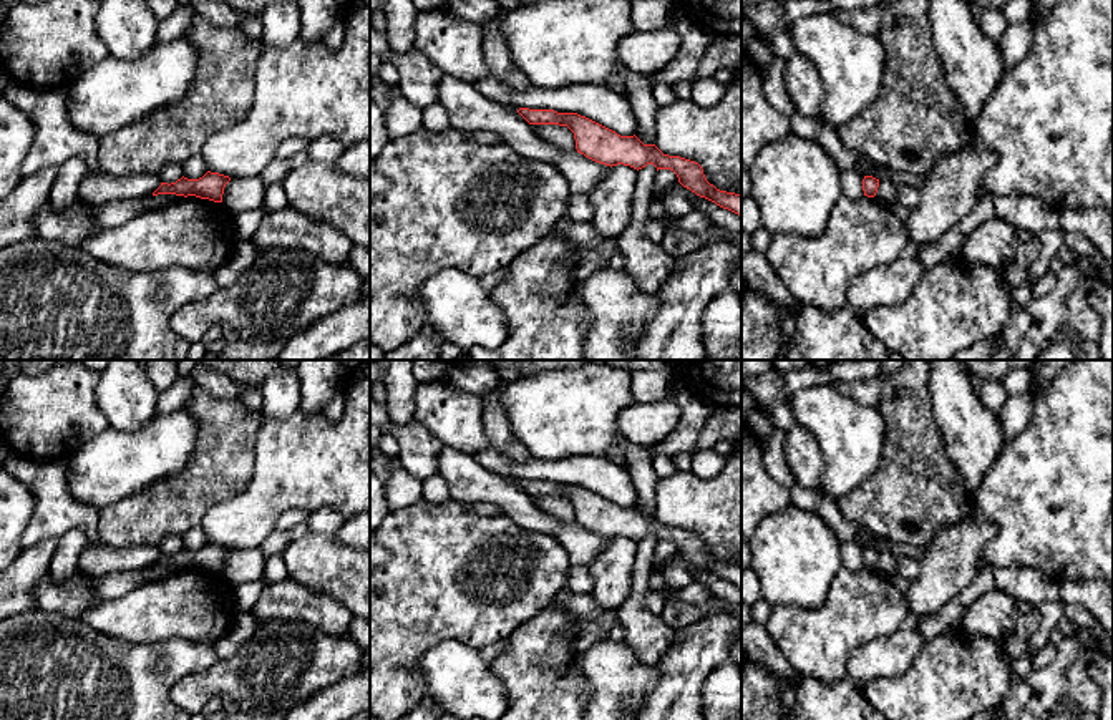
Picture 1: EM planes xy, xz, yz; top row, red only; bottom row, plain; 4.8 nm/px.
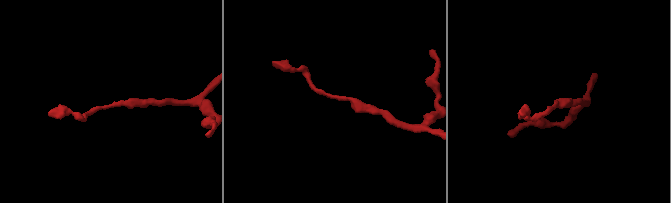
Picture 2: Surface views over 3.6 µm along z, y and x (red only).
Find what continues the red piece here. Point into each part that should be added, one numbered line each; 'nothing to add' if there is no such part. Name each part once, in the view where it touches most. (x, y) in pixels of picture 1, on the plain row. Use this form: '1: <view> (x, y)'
nothing to add

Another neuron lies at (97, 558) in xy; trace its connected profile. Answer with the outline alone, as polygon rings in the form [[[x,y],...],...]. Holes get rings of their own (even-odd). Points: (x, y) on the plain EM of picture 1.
[[[98,541],[85,546],[78,561],[78,567],[86,574],[103,576],[153,567],[159,557],[161,551],[158,546],[113,549],[103,541]]]

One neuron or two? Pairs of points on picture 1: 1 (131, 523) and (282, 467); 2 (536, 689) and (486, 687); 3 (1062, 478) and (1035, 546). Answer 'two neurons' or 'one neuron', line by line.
1: two neurons
2: two neurons
3: one neuron

